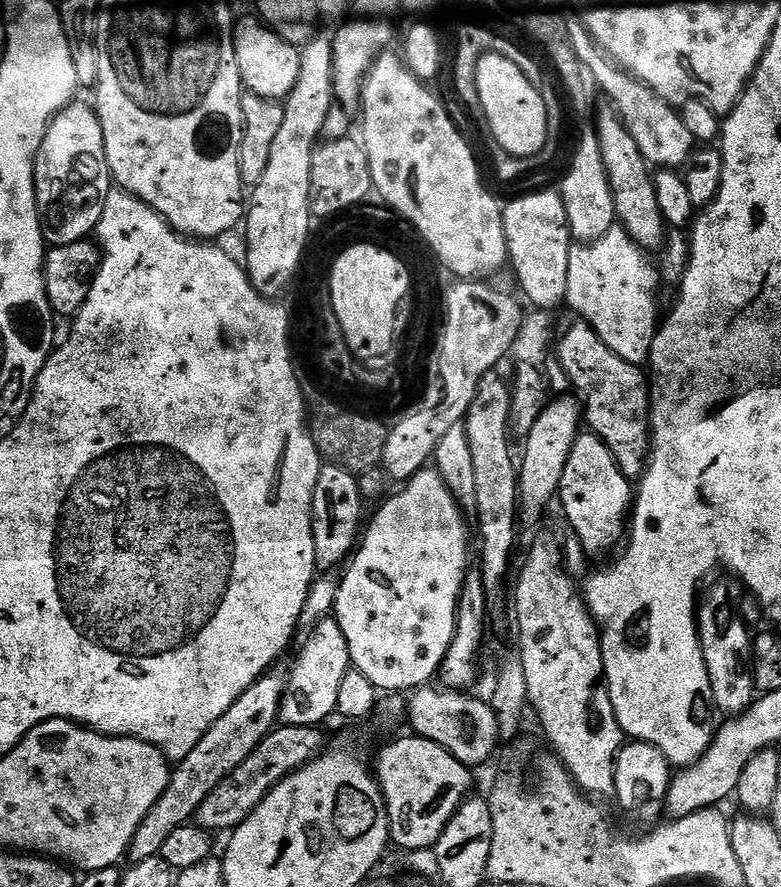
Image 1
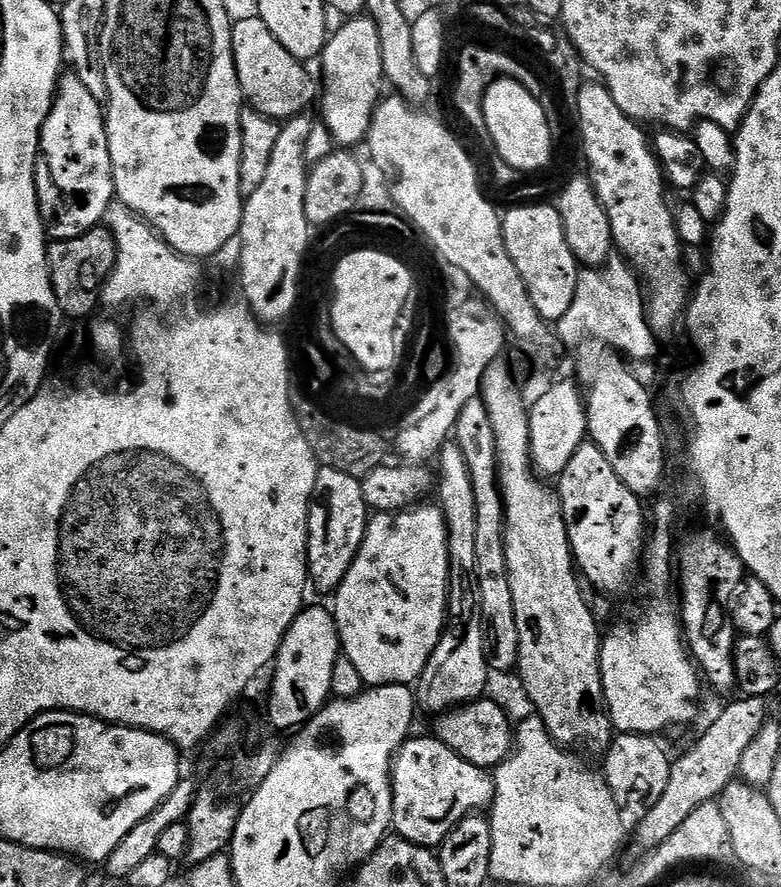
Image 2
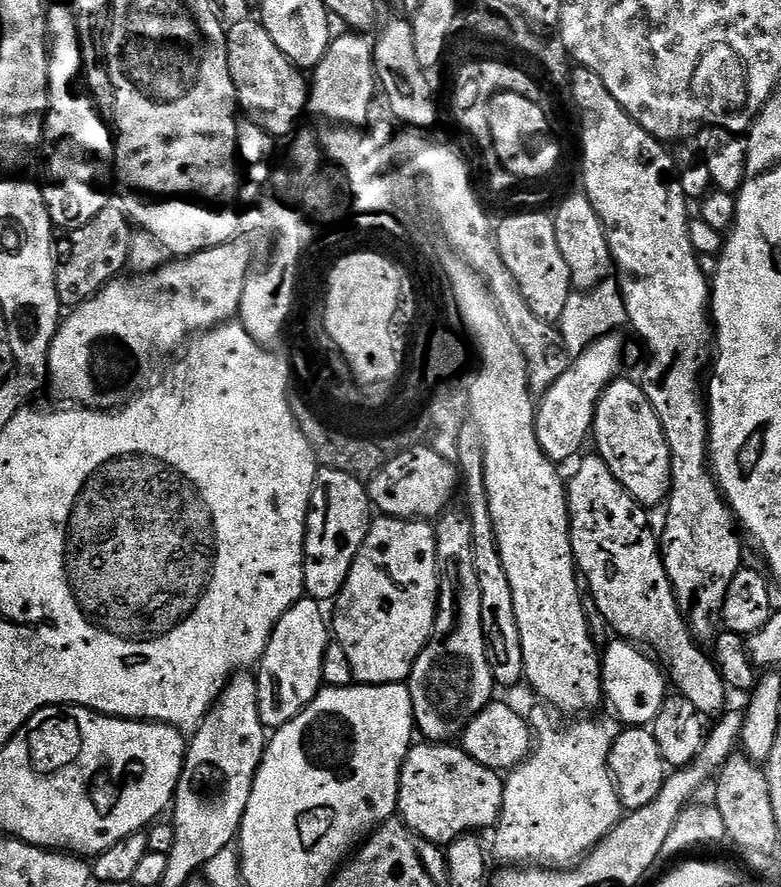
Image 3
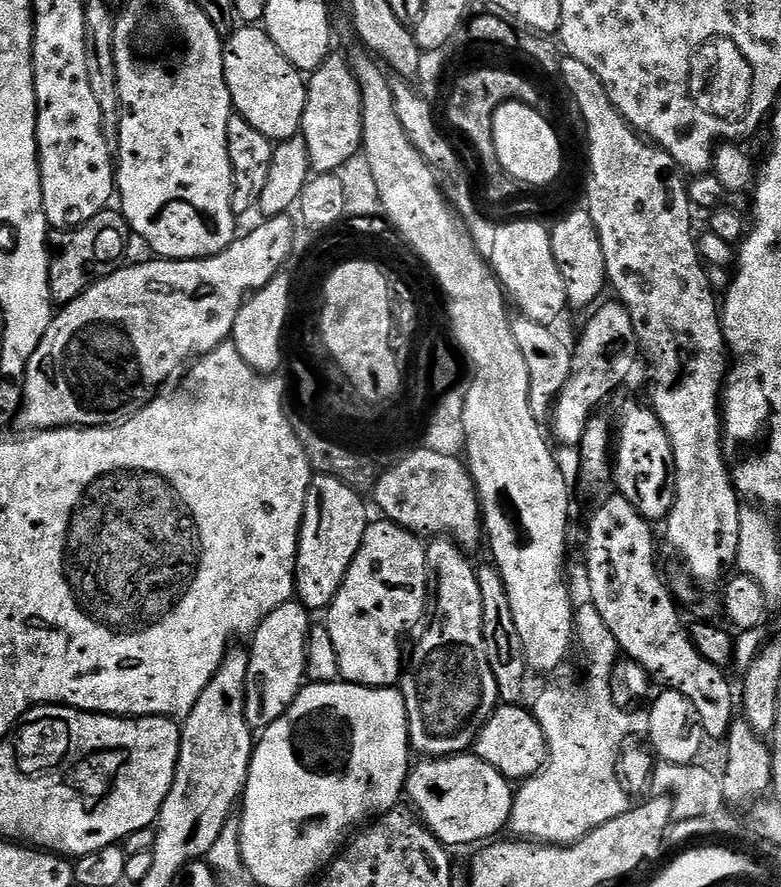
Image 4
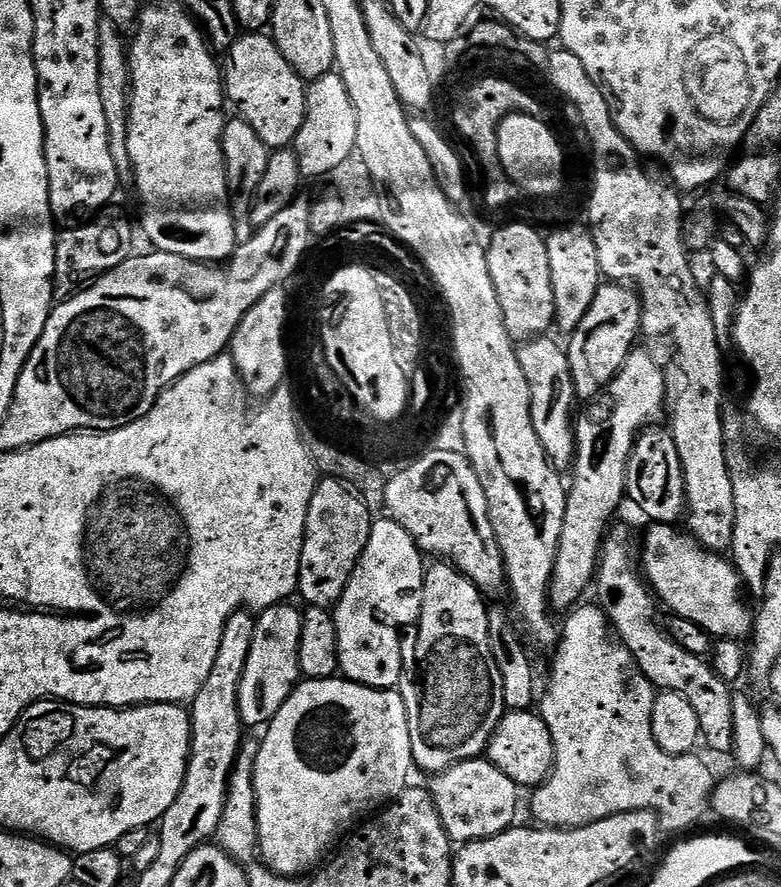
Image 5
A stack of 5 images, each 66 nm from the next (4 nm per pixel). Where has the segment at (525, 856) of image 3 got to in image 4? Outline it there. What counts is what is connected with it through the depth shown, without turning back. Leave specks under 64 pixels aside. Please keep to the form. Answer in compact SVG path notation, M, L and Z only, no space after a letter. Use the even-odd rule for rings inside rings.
M584 602L584 605L575 609L576 613L576 635L574 637L574 644L577 649L580 648L584 651L584 676L585 680L579 684L576 680L556 680L549 688L544 688L536 696L536 705L531 705L530 711L538 718L538 722L542 726L542 734L546 734L546 742L548 743L548 761L544 763L543 768L540 771L535 772L529 780L523 781L515 789L516 797L514 798L514 806L512 807L512 817L508 823L511 835L521 840L530 840L538 844L555 844L557 846L563 846L565 844L573 844L578 842L586 834L590 834L598 826L602 826L606 822L610 822L610 818L618 818L622 814L626 814L630 807L630 793L619 782L613 782L608 784L605 788L592 788L592 776L601 776L604 780L615 781L617 779L617 764L619 762L620 753L622 749L631 741L631 736L636 732L636 720L628 712L623 712L620 709L618 701L612 697L614 693L614 673L616 671L617 664L622 659L622 653L618 642L614 638L614 634L610 634L610 629L606 627L606 621L602 618L602 614L598 614L598 610L590 602Z

